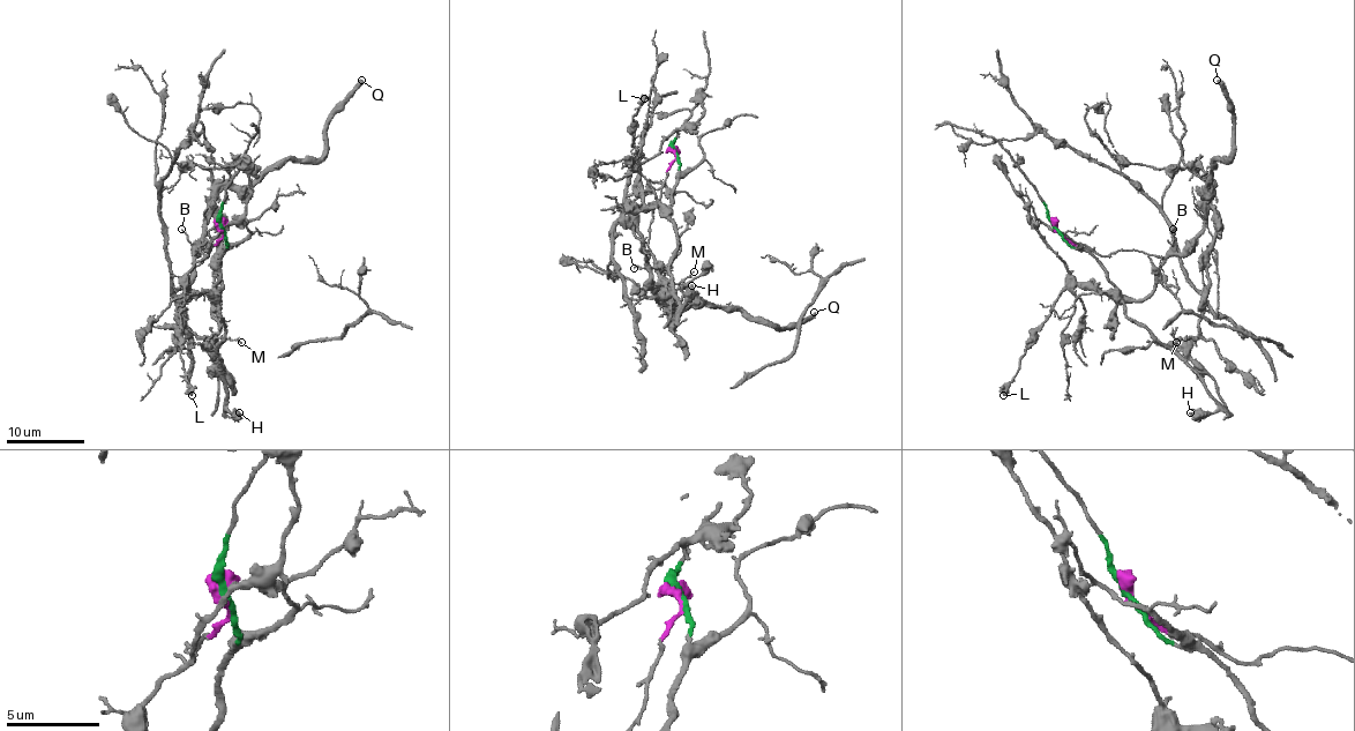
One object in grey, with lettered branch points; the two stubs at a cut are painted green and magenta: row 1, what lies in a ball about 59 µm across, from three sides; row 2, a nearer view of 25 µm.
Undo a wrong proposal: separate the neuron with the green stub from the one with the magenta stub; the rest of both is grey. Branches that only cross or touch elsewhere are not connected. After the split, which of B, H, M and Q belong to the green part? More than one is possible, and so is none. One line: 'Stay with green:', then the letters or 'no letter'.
Stay with green: H

